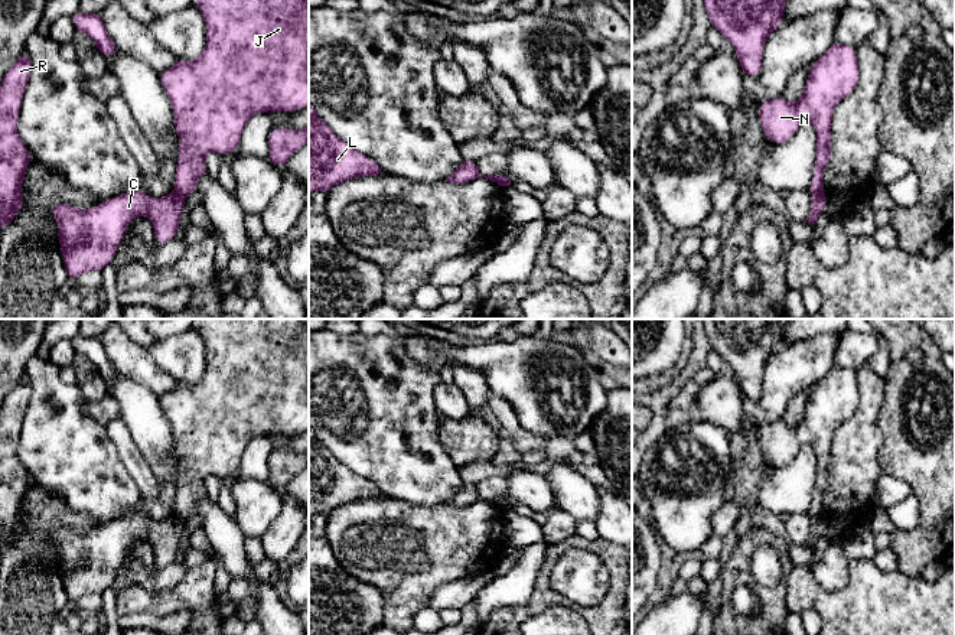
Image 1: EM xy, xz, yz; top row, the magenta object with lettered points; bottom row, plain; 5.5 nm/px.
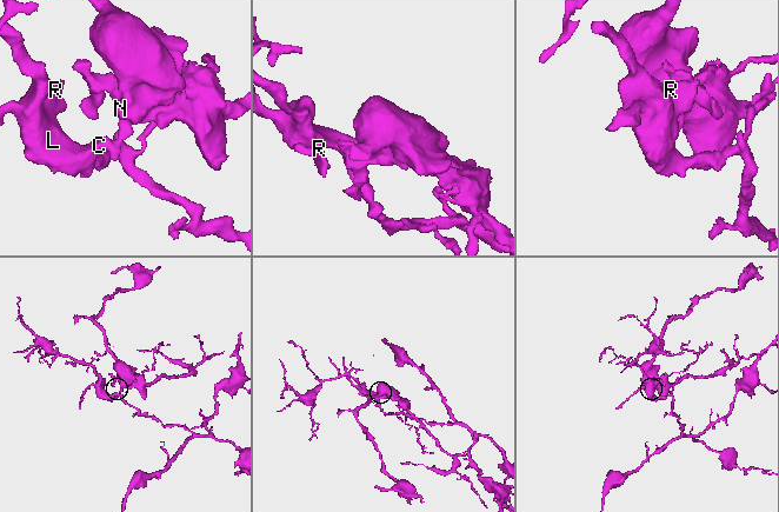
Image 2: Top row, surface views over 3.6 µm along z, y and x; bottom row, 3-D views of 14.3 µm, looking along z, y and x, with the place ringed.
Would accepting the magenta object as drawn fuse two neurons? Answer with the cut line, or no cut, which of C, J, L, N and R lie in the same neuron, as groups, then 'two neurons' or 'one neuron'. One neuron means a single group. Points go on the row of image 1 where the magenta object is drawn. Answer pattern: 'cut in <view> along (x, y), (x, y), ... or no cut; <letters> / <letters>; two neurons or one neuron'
cut in yz along (823, 191), (812, 195); C L R / J N; two neurons

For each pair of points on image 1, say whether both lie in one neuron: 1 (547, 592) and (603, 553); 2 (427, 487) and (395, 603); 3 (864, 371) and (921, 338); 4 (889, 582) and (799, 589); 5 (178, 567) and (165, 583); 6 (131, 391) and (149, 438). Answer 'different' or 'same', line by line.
1: same
2: different
3: different
4: same
5: same
6: same

